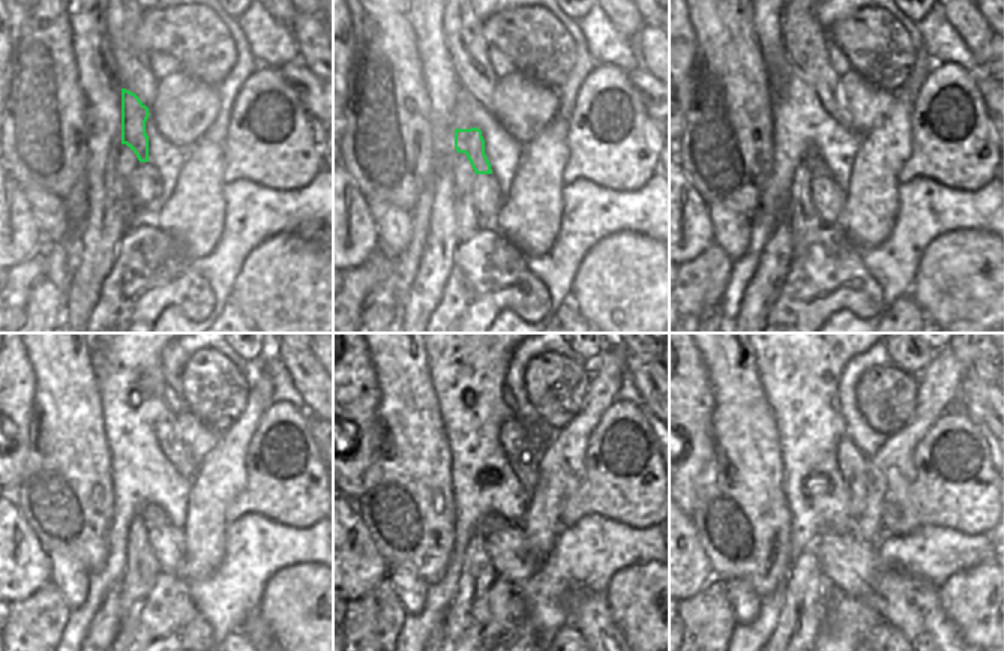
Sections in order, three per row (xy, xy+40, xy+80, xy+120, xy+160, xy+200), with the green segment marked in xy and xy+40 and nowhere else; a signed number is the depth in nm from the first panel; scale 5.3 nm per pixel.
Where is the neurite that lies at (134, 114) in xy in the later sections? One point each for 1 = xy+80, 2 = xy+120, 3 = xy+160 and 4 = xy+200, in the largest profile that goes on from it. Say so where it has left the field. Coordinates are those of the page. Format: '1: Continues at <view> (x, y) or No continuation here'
1: Continues at xy+80 (812, 161)
2: Continues at xy+120 (152, 516)
3: Continues at xy+160 (491, 522)
4: Continues at xy+200 (842, 525).

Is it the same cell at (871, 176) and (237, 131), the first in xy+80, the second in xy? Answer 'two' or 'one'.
two

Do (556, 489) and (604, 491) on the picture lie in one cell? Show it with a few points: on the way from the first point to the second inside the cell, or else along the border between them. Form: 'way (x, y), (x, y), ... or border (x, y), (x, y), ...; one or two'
border (584, 455), (584, 477), (560, 509), (557, 519); two

